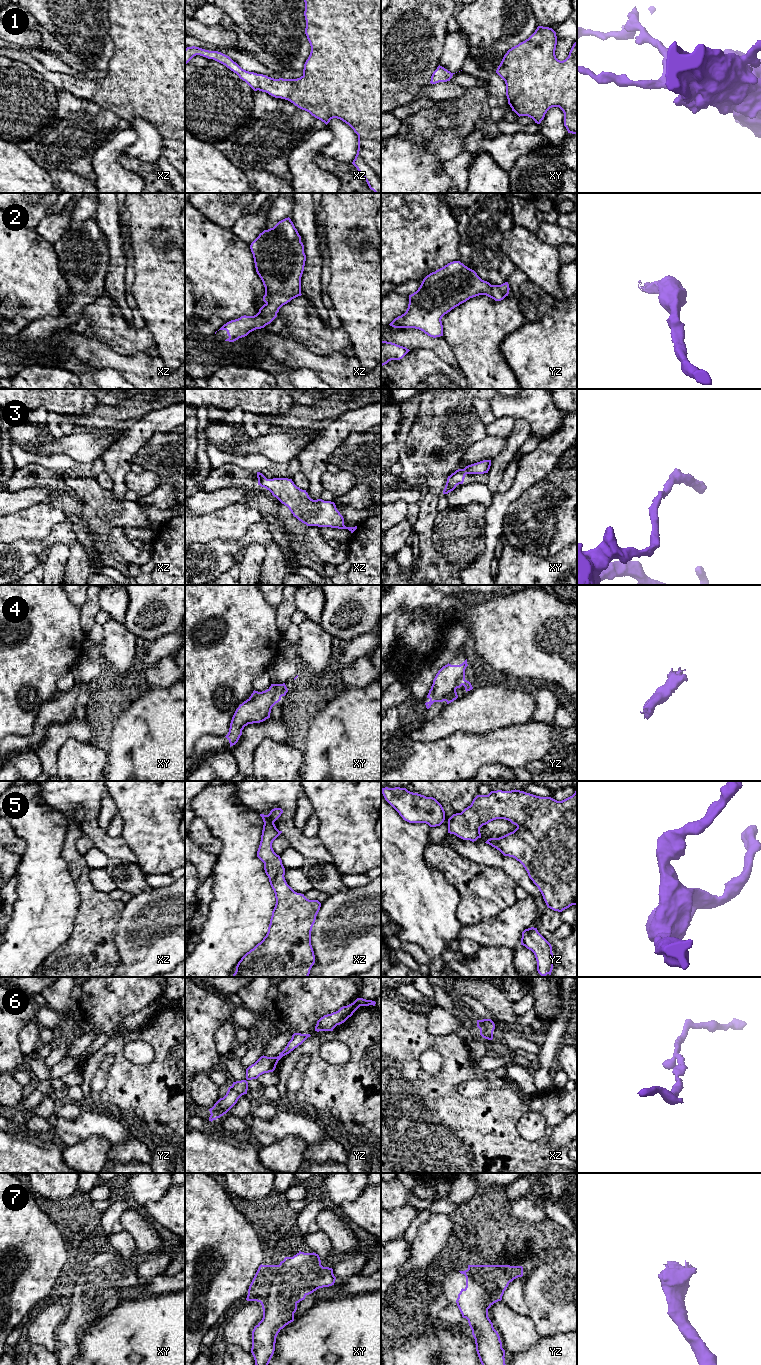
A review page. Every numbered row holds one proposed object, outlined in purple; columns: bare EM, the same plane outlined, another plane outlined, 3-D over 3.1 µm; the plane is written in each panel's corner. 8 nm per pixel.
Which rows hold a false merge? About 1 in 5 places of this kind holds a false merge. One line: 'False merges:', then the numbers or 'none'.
False merges: none

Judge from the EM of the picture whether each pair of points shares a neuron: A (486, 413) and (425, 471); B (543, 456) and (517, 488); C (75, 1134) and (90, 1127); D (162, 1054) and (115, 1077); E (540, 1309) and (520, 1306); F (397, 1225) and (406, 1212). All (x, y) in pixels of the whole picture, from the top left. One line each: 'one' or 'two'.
A: two
B: one
C: one
D: one
E: two
F: one

